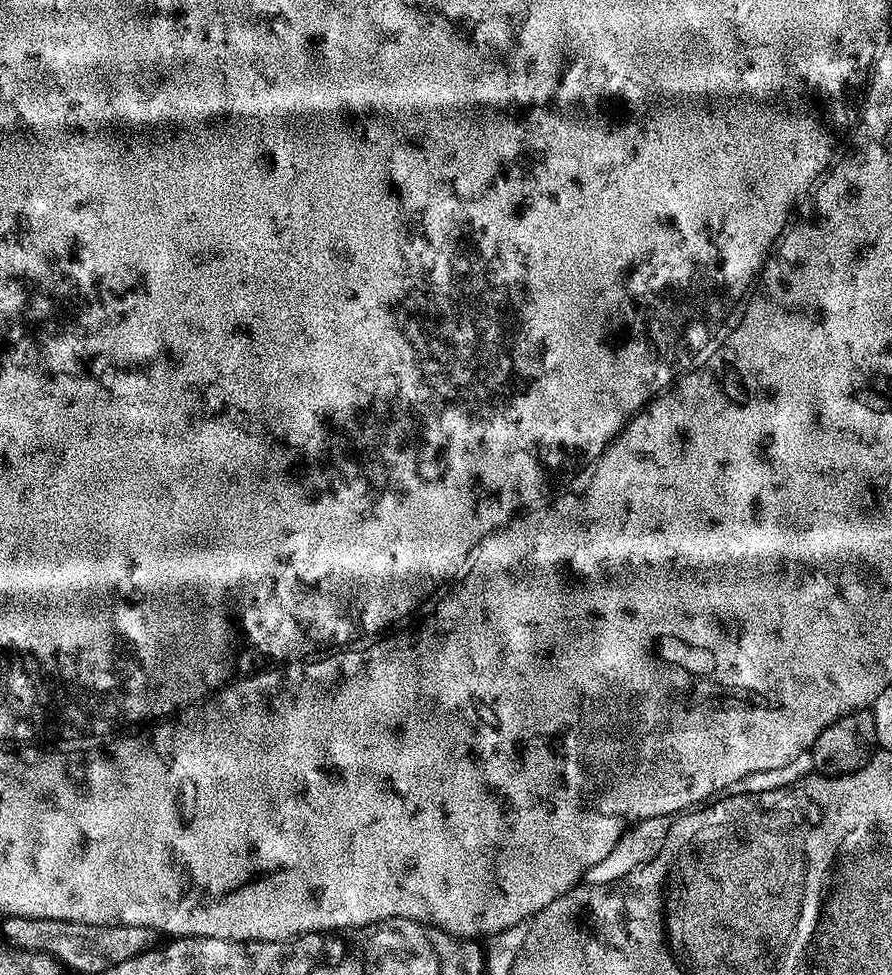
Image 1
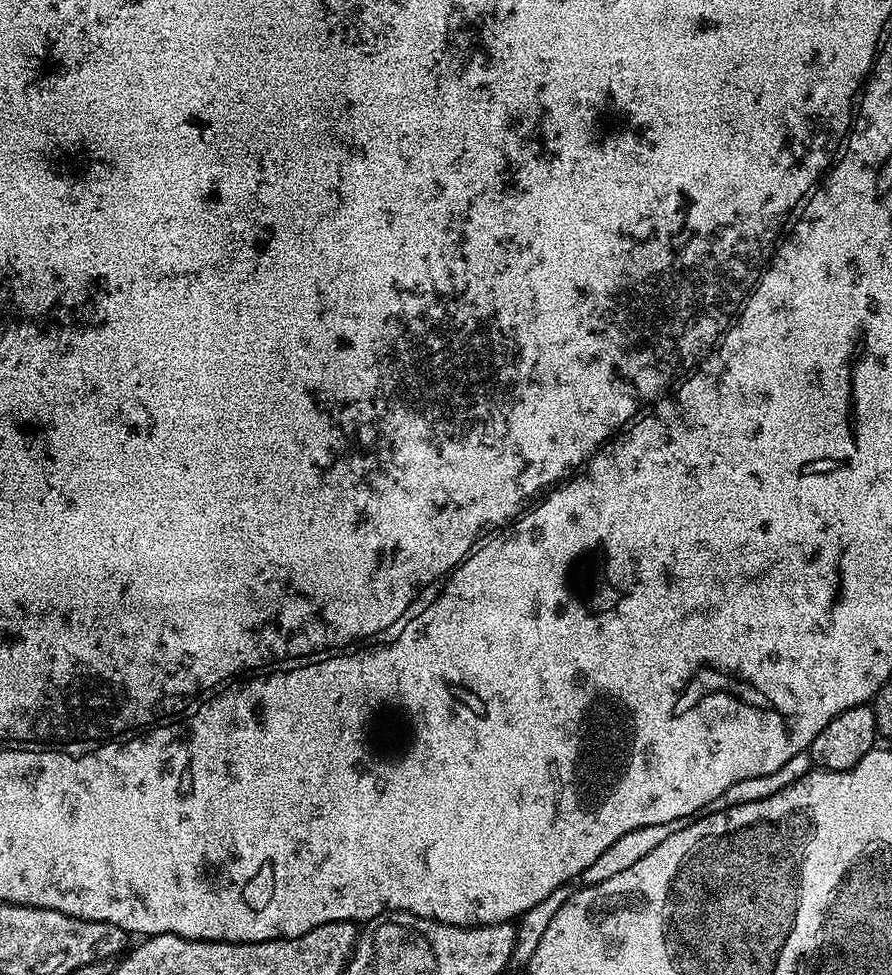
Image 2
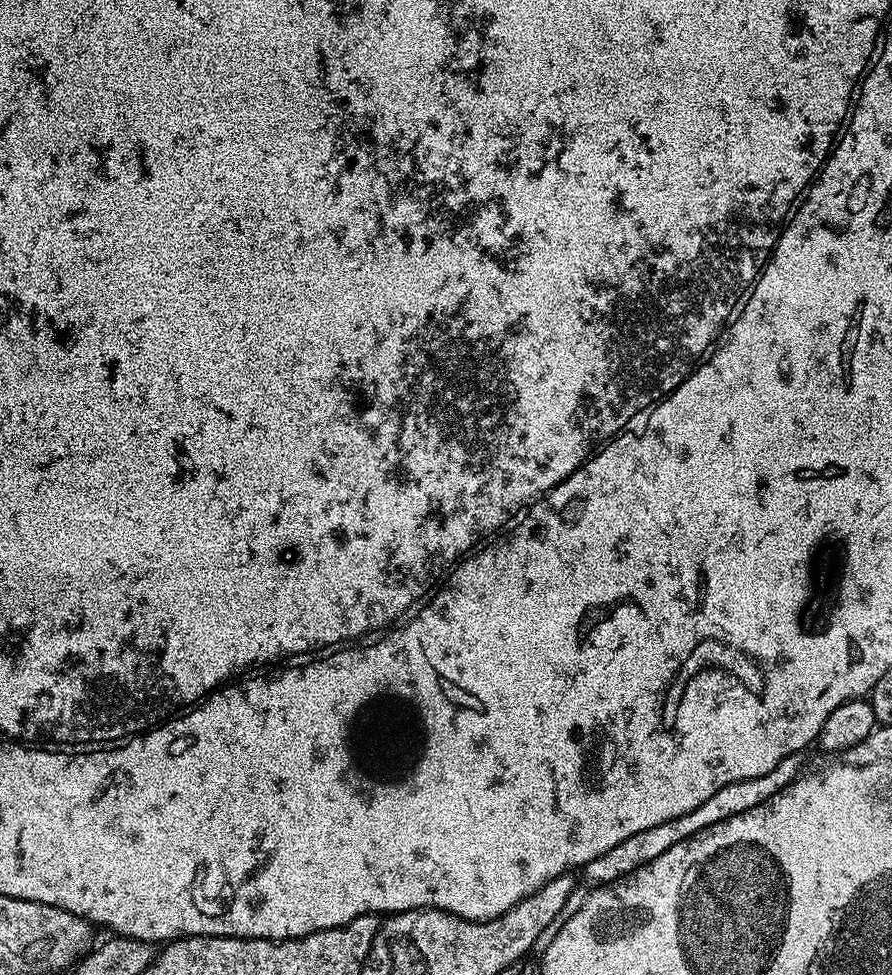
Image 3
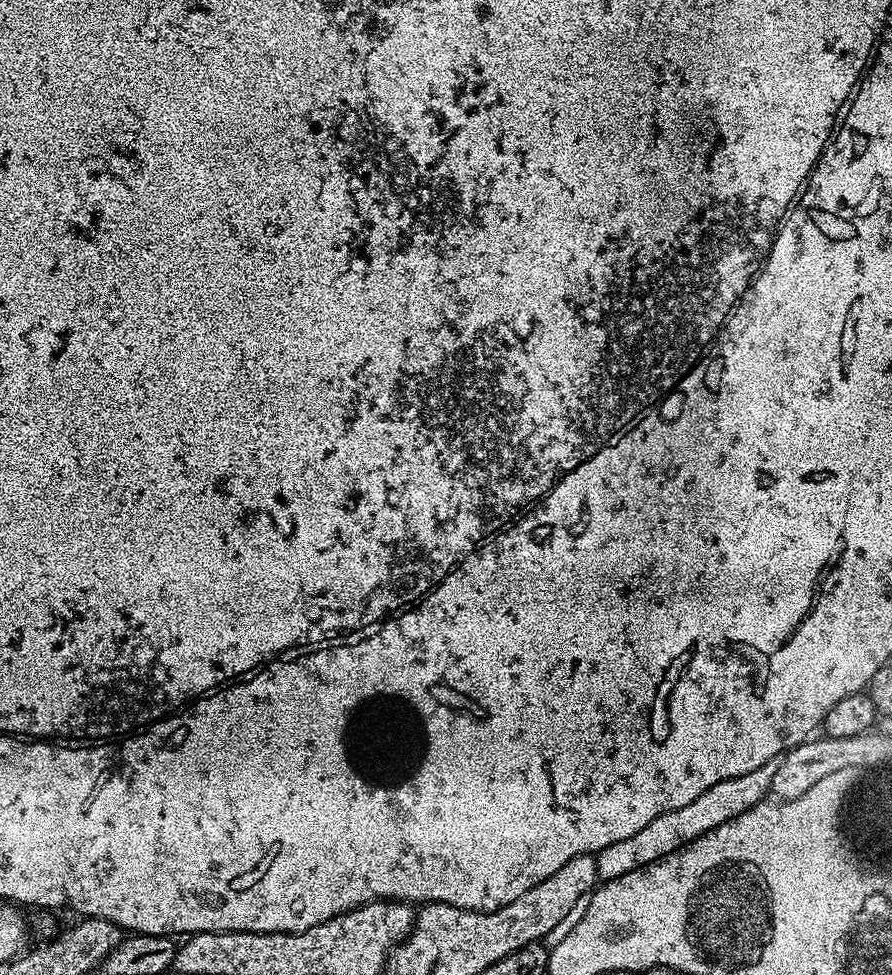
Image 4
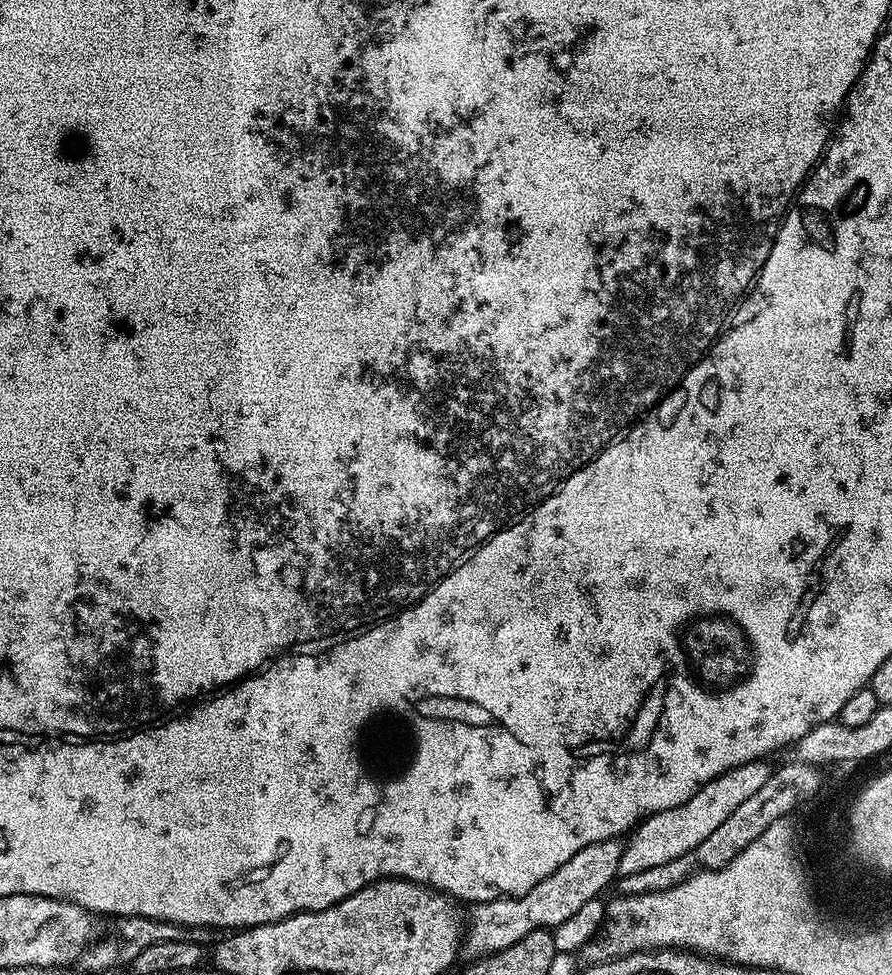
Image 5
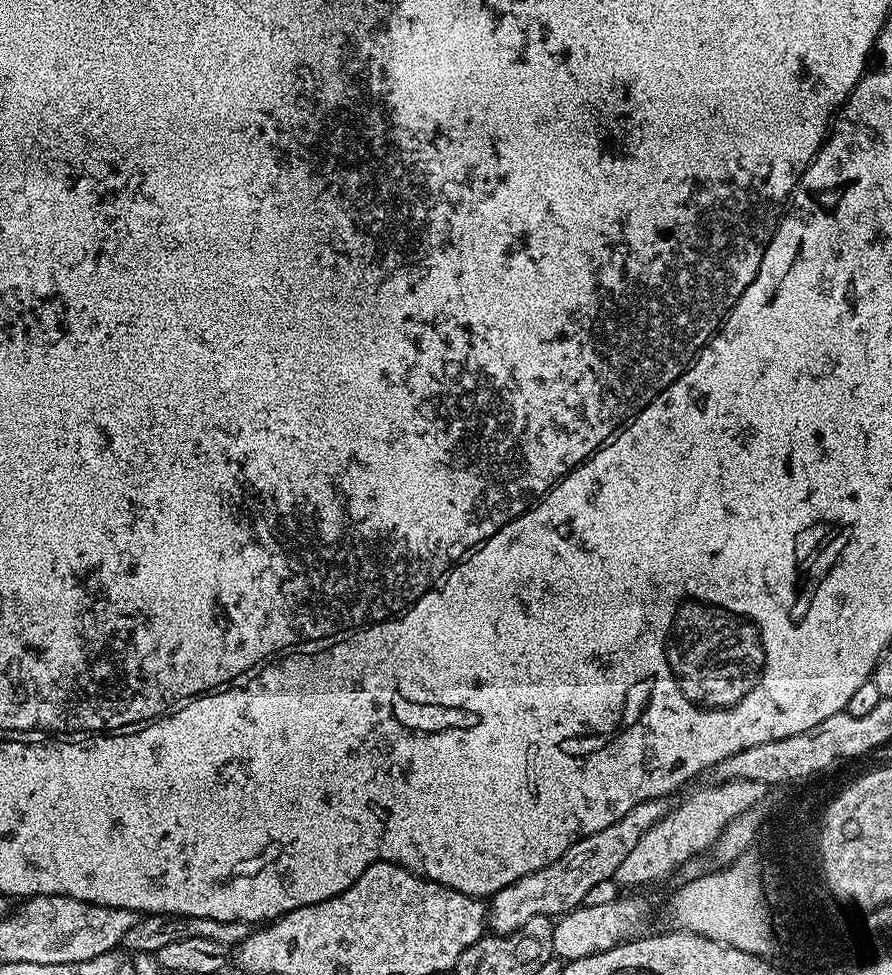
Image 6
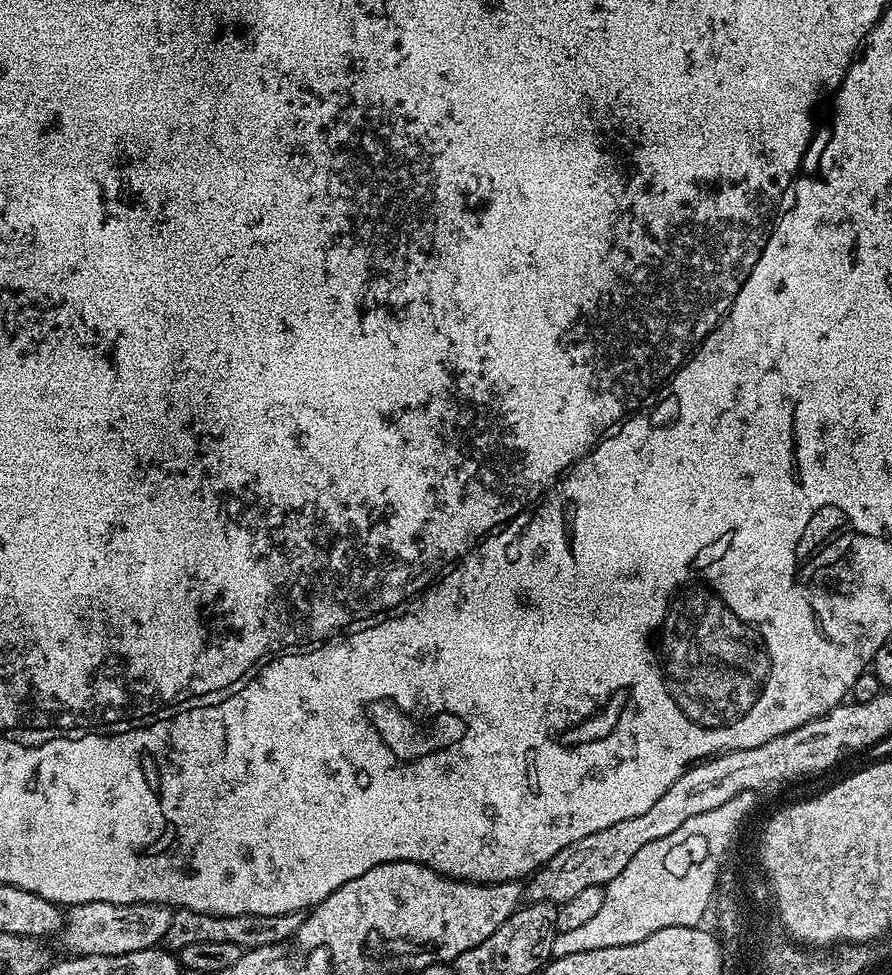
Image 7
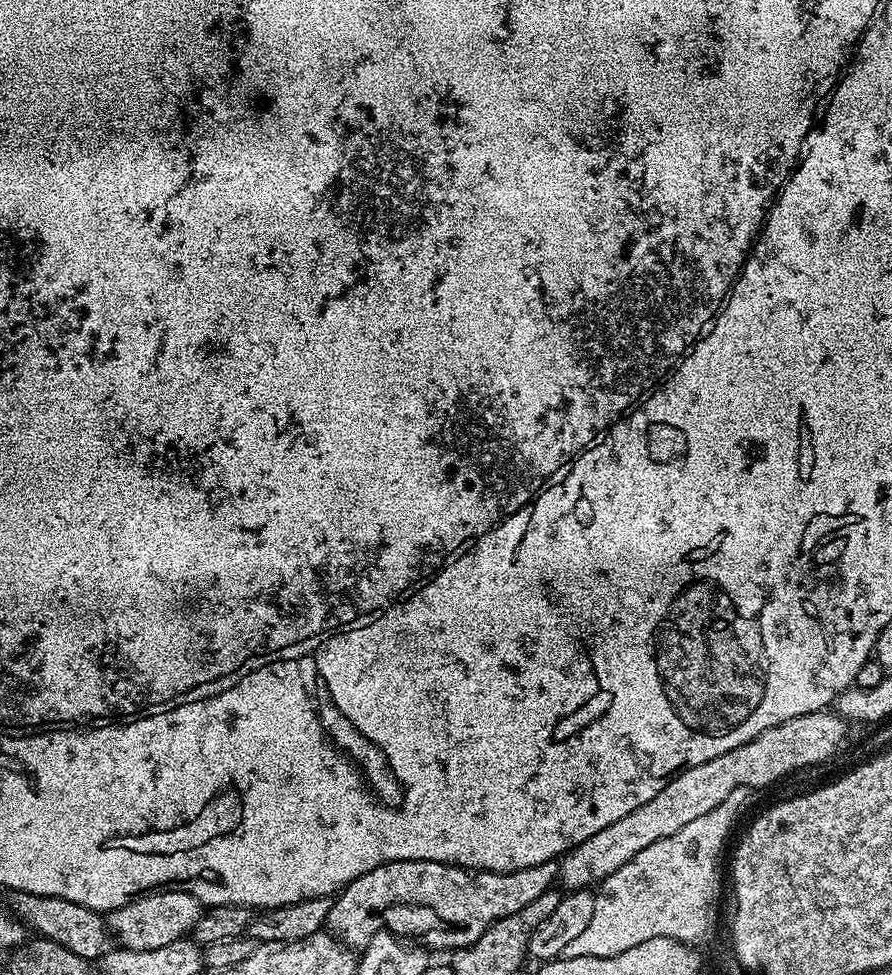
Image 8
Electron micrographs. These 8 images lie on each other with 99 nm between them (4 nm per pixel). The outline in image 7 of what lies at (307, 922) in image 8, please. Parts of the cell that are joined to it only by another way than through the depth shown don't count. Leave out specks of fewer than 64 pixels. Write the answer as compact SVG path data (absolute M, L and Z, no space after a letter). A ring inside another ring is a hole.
M176 908L170 920L170 930L166 930L162 944L169 950L179 950L194 946L197 942L234 942L242 949L274 946L291 941L300 928L301 913L290 914L242 914L241 916L215 916L189 908Z

